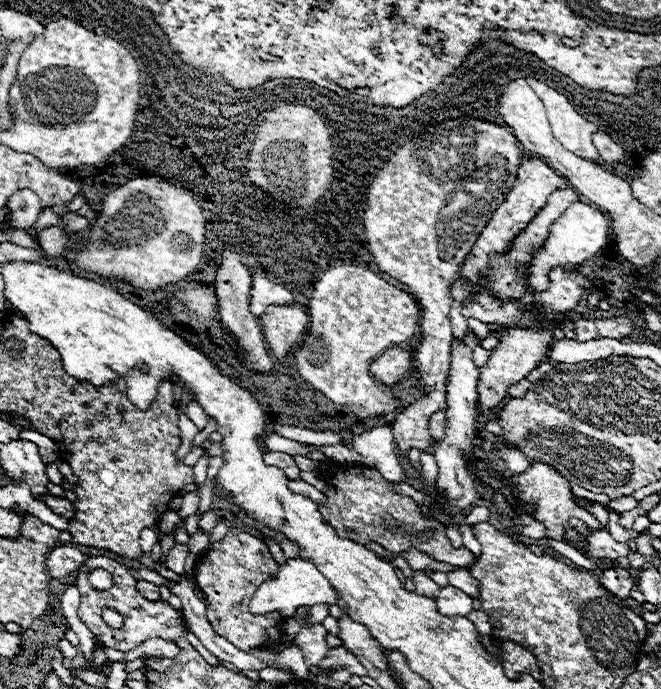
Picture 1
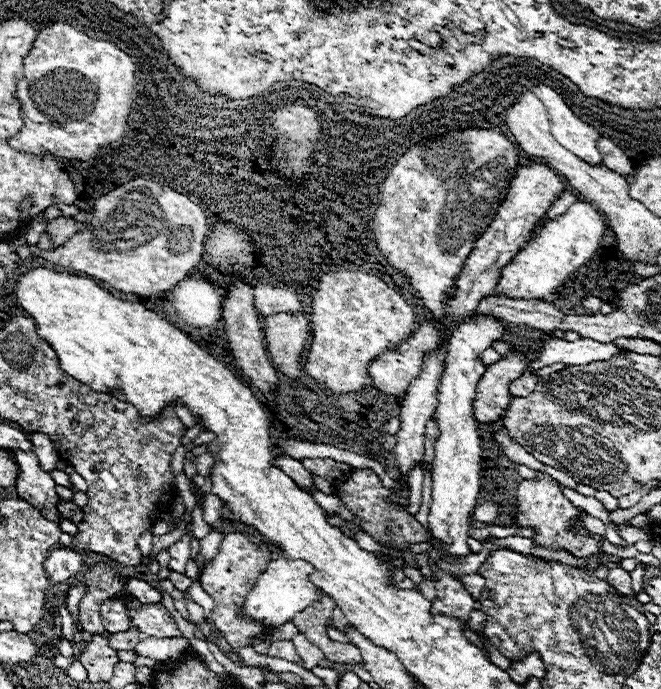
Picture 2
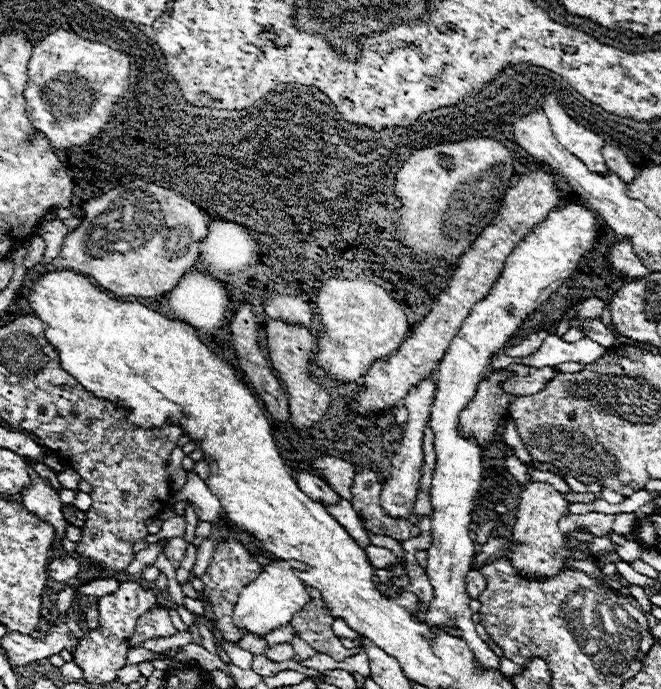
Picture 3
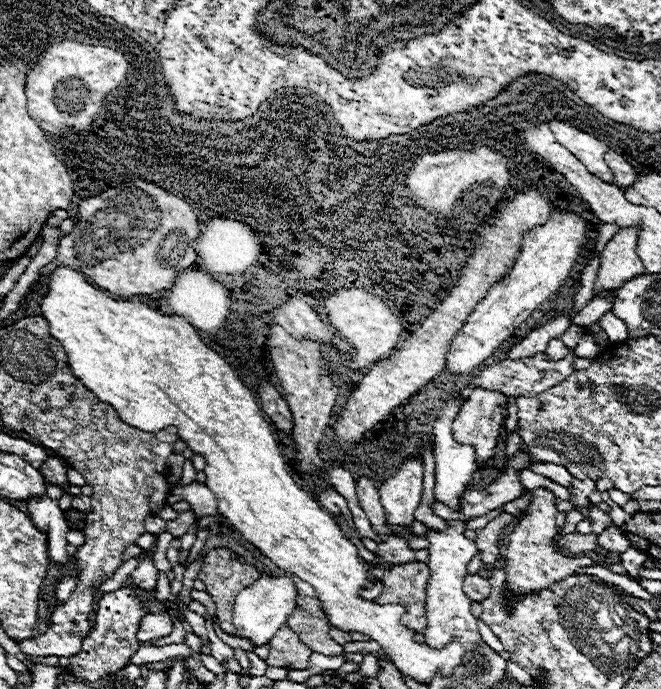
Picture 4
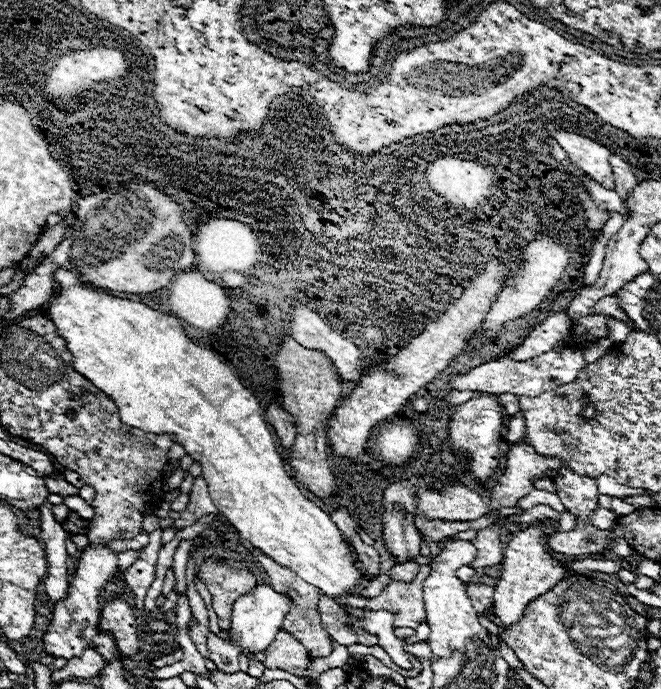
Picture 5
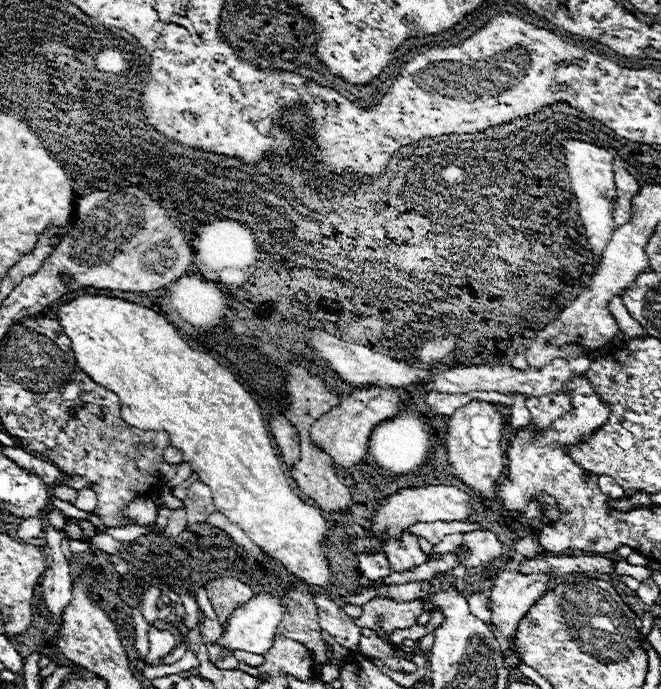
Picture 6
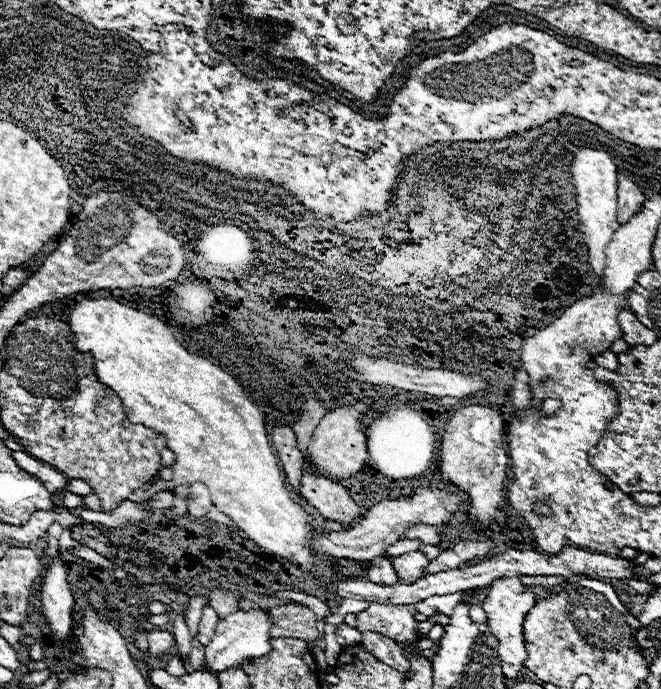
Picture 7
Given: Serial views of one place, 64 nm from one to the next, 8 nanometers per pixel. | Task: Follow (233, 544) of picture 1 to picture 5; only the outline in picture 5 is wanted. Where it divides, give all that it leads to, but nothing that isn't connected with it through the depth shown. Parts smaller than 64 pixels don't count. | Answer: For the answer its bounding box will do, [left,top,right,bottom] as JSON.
[198,556,256,630]

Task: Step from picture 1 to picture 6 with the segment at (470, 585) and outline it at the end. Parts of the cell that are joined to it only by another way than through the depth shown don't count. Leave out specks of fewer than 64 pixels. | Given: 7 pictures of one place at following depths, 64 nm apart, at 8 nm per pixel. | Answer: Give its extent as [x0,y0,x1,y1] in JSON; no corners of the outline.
[468,592,490,622]

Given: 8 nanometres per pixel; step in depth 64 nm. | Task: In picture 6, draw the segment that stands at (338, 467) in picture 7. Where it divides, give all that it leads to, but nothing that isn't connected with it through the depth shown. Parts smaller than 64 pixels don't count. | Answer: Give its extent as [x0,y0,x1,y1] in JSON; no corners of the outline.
[310,384,418,468]

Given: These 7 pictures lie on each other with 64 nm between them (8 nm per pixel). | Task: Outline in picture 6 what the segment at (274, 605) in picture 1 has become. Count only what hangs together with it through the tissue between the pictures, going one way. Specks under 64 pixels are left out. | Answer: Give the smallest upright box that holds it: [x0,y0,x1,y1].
[216,592,286,654]

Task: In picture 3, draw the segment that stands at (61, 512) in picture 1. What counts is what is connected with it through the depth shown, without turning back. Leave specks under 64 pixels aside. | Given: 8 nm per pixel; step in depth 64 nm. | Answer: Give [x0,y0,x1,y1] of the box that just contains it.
[62,504,84,528]

